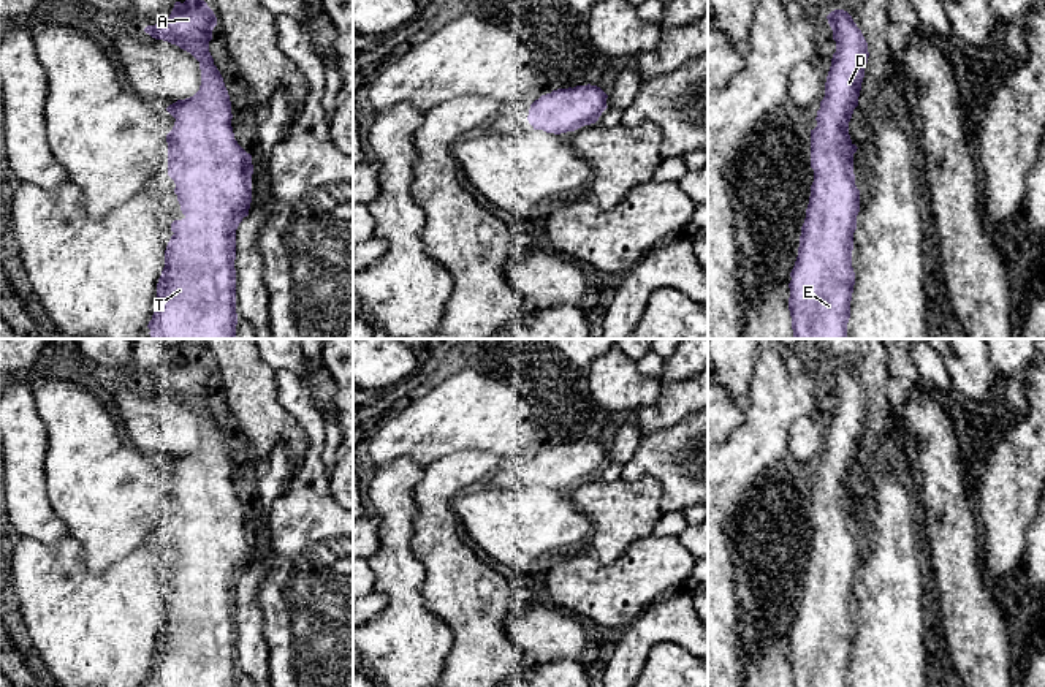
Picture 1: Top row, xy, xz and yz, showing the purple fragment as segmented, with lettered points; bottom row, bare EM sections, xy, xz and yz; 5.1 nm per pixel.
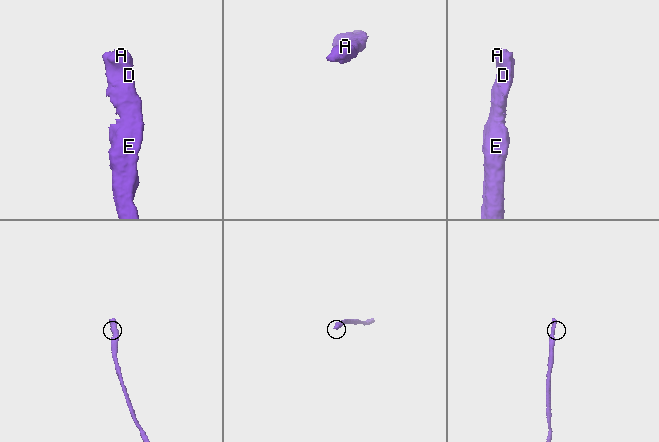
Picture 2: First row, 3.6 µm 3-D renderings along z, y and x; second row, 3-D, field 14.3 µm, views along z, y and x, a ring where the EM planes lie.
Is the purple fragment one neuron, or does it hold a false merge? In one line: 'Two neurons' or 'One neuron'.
One neuron

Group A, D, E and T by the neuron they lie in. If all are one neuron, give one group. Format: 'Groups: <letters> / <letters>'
Groups: A D E T

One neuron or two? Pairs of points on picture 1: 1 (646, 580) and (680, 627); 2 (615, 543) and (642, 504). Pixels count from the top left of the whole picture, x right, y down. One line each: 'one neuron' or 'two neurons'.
1: two neurons
2: one neuron

